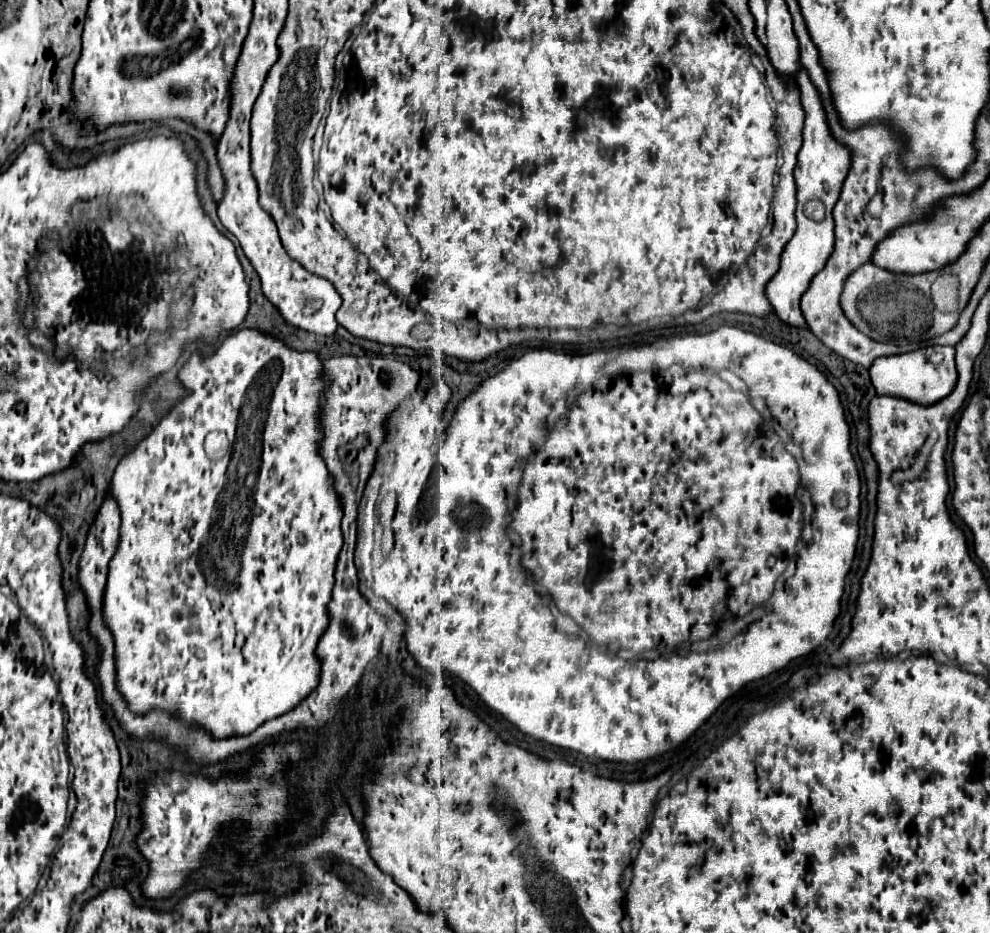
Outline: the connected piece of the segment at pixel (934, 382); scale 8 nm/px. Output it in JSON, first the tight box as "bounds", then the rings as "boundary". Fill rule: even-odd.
{"bounds":[870,347,956,405],"boundary":[[[924,347],[912,353],[904,355],[892,355],[892,357],[878,357],[870,367],[870,379],[876,387],[878,395],[892,395],[892,397],[904,397],[908,401],[920,403],[920,405],[932,405],[940,399],[944,399],[952,387],[956,385],[956,365],[954,365],[954,347]],[[932,353],[942,353],[944,359],[940,365],[932,365],[928,357]]]}

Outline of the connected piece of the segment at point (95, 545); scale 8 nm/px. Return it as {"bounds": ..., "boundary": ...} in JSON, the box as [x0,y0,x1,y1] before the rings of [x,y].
{"bounds":[80,497,120,615],"boundary":[[[108,497],[102,507],[100,507],[100,513],[98,513],[98,519],[96,523],[92,525],[90,529],[90,537],[86,541],[86,547],[84,547],[84,553],[80,557],[80,585],[86,593],[86,599],[88,599],[88,605],[92,609],[92,615],[96,611],[102,611],[102,599],[104,599],[104,589],[106,589],[106,575],[108,575],[108,563],[110,559],[114,557],[114,551],[118,551],[118,543],[120,543],[120,507],[116,503],[116,499]]]}

